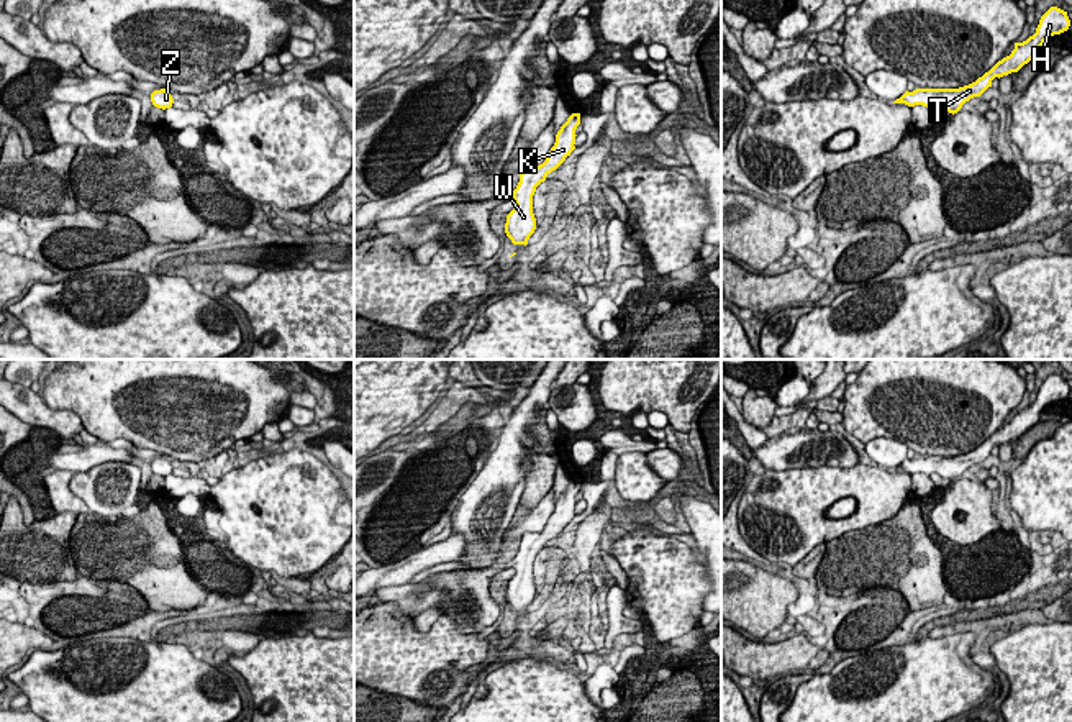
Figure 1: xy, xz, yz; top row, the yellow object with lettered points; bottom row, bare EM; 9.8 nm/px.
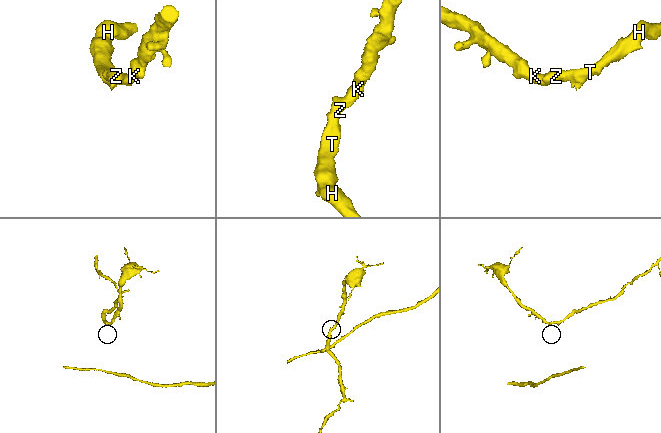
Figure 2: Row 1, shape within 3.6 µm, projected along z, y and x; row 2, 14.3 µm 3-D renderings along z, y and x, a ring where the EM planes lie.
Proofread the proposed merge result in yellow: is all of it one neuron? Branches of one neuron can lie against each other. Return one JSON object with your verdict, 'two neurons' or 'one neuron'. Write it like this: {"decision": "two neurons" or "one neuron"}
{"decision": "one neuron"}

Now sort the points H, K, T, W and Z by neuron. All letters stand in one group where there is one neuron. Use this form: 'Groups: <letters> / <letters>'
Groups: H K T W Z

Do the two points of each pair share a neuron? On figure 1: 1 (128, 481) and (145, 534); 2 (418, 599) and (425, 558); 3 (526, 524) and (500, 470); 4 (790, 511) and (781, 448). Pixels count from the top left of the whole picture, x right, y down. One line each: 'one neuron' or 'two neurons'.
1: two neurons
2: two neurons
3: two neurons
4: two neurons

